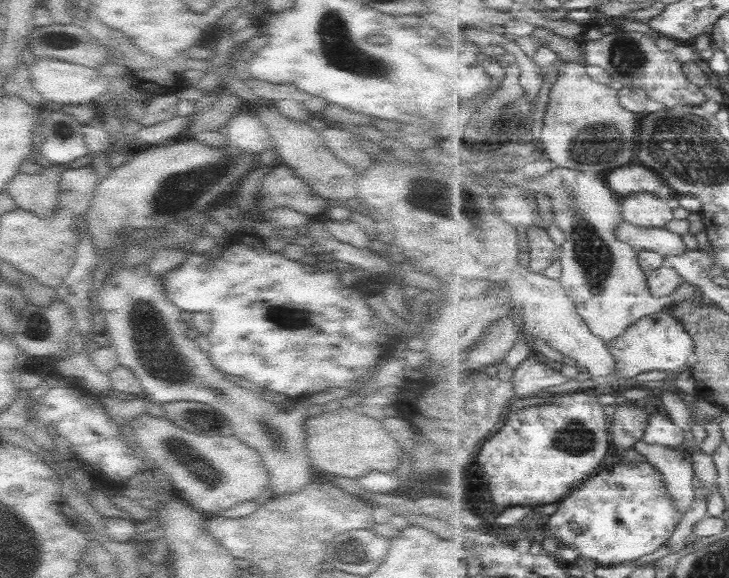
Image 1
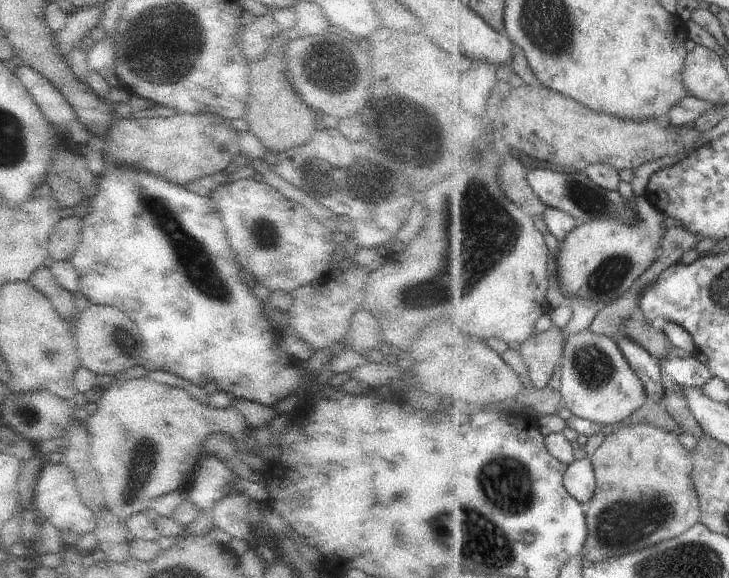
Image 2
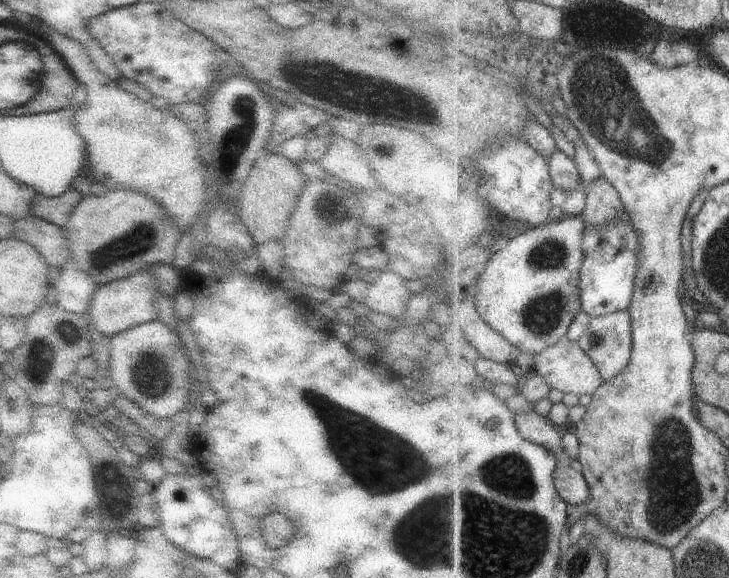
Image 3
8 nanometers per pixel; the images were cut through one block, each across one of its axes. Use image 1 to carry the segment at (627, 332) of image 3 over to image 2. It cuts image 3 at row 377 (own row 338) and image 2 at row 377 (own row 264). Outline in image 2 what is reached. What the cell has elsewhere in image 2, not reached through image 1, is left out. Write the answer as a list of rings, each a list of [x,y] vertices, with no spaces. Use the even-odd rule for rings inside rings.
[[[589,329],[569,335],[561,361],[561,403],[575,417],[601,424],[606,430],[625,422],[643,404],[650,402],[639,375],[629,365],[616,339],[593,334]]]

